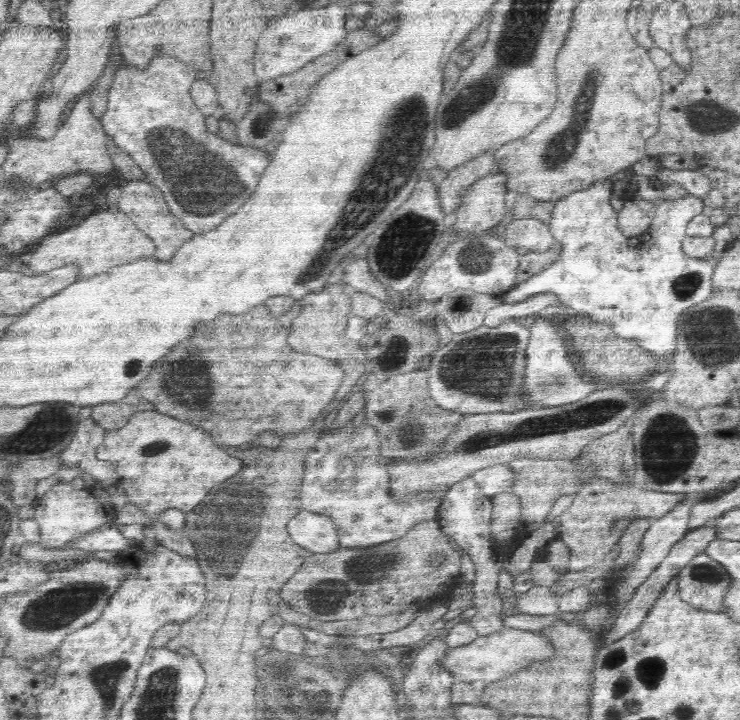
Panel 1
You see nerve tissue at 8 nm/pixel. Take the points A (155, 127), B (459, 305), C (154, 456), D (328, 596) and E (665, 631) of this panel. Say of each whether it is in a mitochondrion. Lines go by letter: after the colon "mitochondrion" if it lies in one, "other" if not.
A: mitochondrion
B: other
C: mitochondrion
D: mitochondrion
E: other

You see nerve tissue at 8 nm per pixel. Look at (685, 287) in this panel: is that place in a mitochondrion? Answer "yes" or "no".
yes

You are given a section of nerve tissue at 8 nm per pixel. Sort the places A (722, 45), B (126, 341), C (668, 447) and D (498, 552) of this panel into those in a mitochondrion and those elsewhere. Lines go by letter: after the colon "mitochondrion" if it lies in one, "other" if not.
A: other
B: other
C: mitochondrion
D: other

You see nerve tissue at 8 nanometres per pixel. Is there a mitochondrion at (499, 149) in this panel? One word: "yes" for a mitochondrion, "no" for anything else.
no

